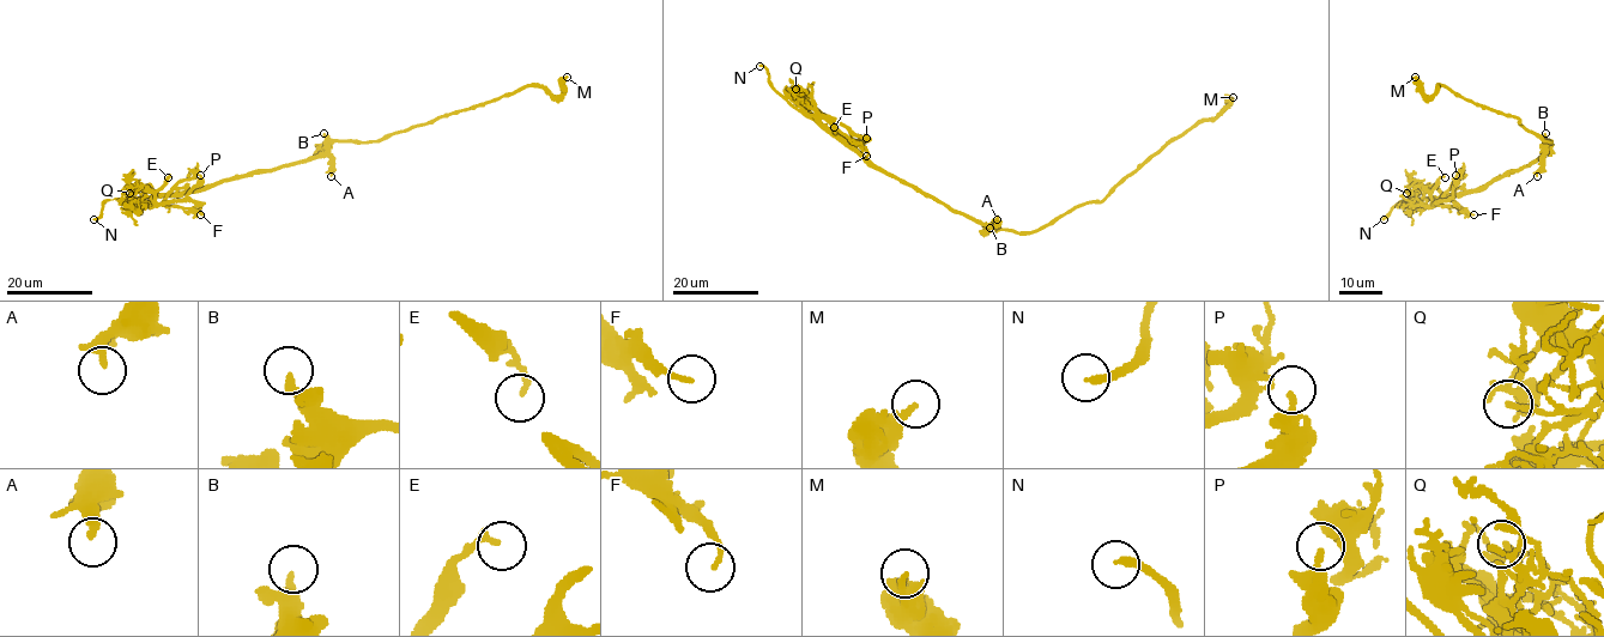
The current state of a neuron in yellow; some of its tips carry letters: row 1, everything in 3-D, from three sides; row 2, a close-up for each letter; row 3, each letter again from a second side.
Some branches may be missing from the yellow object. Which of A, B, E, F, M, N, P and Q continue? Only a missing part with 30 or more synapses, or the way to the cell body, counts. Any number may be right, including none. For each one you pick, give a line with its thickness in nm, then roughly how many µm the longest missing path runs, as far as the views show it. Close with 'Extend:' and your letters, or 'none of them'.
N: 240 nm thick; about 40 µm are missing
Extend: N

